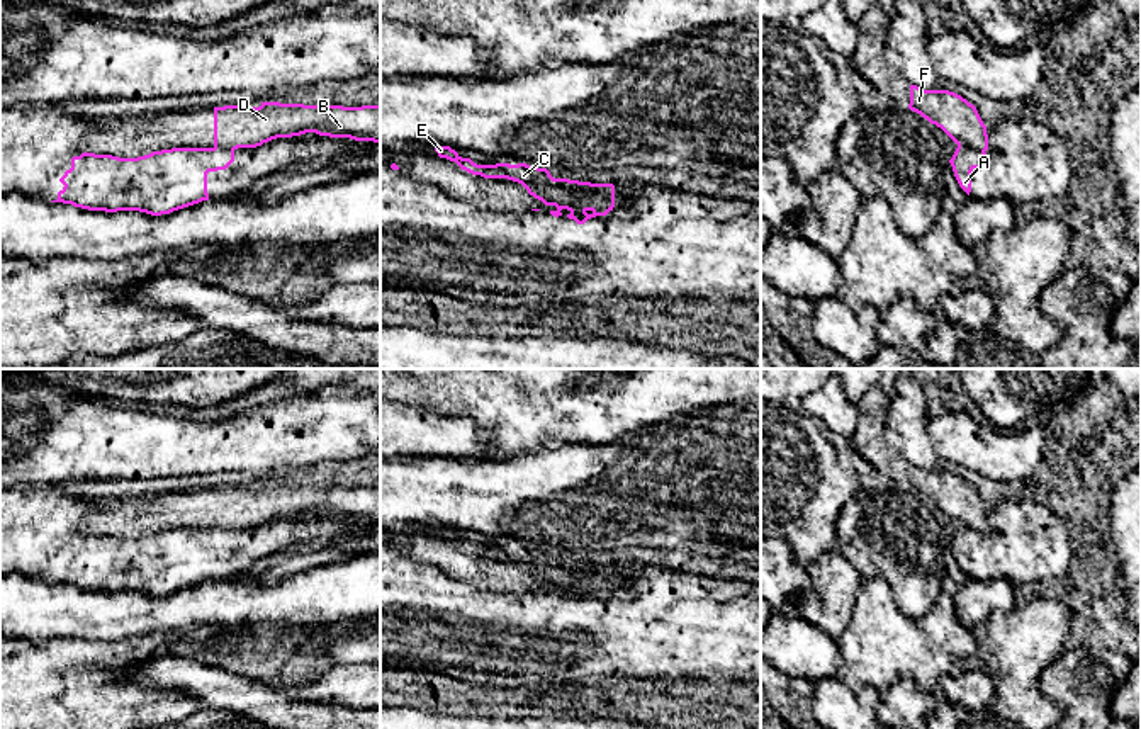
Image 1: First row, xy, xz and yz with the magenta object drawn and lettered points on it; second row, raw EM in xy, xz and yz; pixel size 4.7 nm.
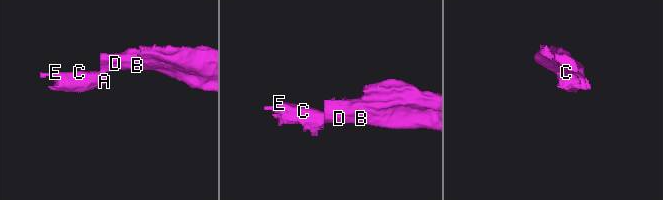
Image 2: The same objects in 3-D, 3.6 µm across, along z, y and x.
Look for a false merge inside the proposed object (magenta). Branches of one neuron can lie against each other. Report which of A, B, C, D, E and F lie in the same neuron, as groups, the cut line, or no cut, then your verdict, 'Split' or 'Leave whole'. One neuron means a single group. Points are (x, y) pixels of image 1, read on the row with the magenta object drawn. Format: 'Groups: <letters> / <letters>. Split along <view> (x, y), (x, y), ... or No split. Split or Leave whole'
Groups: A C E / B D F. Split along yz (958, 145), (983, 152). Split

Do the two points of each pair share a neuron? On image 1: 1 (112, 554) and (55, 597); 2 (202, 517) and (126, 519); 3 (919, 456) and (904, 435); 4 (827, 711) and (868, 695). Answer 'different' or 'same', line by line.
1: different
2: same
3: same
4: same

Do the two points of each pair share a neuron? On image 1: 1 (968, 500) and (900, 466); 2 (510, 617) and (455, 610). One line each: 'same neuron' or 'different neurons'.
1: same neuron
2: same neuron

